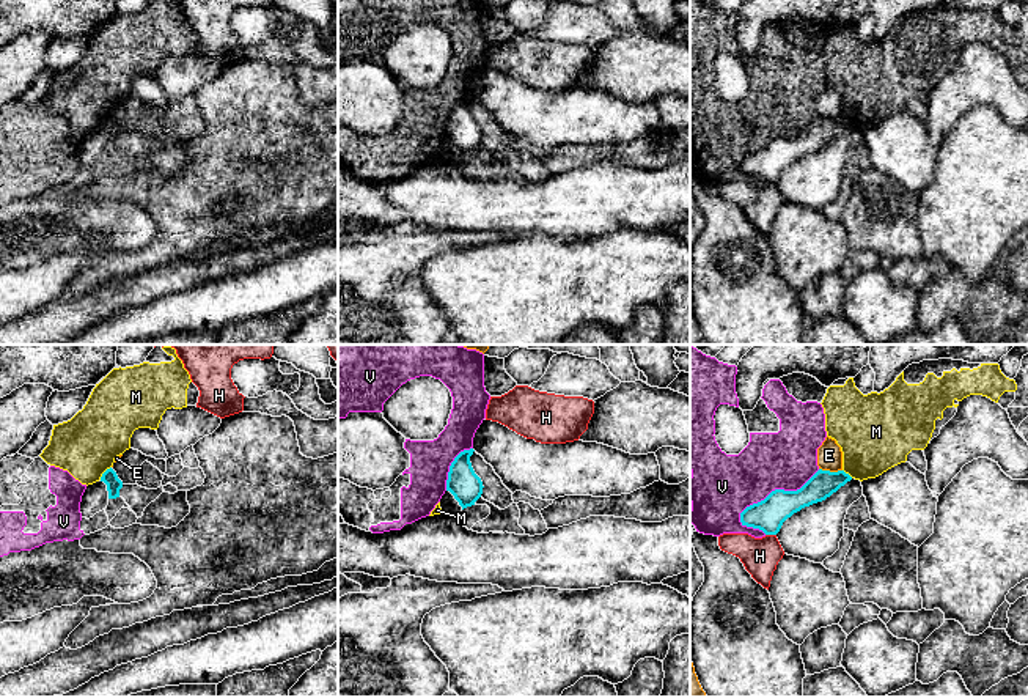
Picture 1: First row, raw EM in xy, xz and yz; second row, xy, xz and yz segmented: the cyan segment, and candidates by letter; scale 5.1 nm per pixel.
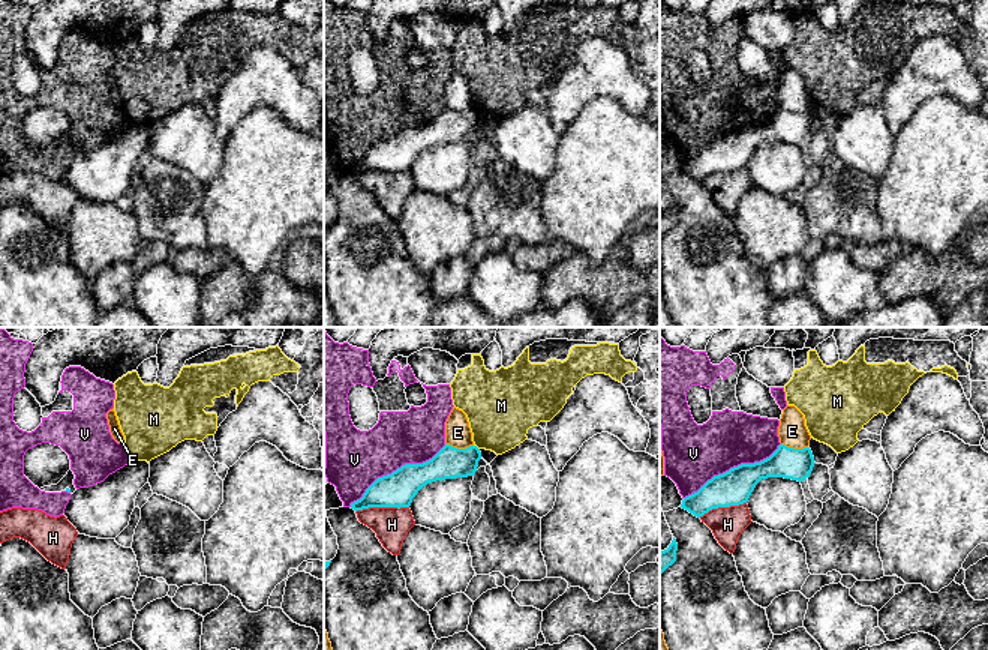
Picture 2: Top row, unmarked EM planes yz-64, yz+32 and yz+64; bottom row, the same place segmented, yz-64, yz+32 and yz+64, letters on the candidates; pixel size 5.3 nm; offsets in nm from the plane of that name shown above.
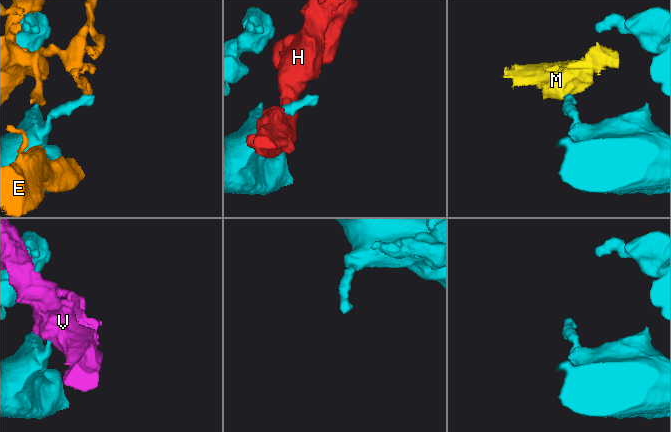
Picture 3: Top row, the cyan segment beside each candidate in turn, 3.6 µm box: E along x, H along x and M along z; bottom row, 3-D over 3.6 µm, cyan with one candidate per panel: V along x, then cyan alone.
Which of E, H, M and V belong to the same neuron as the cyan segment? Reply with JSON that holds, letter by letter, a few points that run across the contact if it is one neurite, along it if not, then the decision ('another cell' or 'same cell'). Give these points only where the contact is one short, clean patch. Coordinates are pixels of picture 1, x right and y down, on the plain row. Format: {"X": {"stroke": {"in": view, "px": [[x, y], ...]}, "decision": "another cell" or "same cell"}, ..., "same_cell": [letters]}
{"E": {"decision": "another cell"}, "H": {"decision": "another cell"}, "M": {"stroke": {"in": "xy", "px": [[110, 114], [99, 126]]}, "decision": "another cell"}, "V": {"decision": "another cell"}, "same_cell": []}

